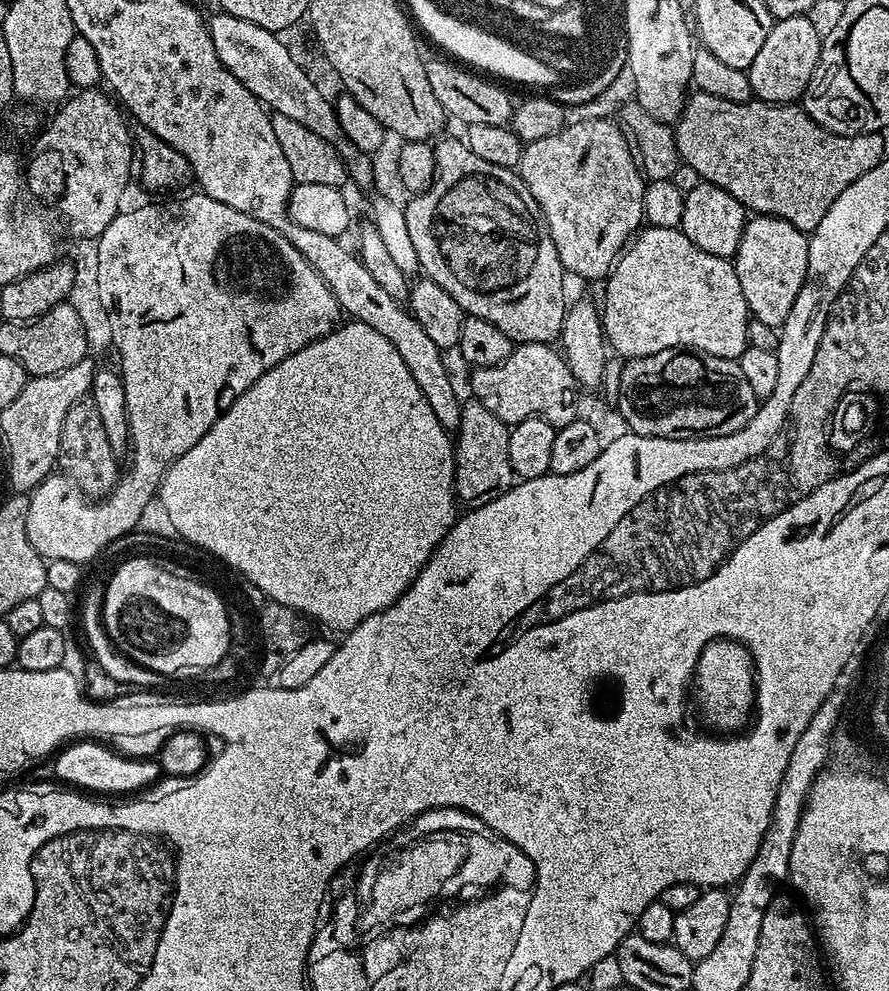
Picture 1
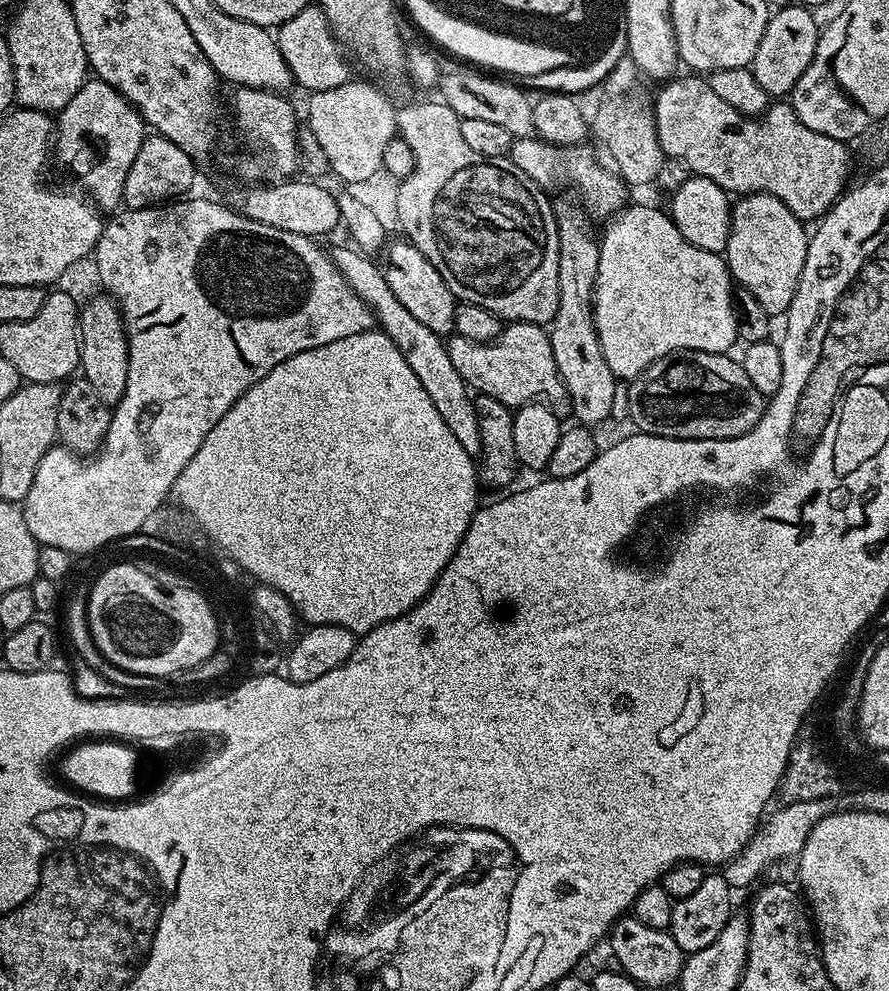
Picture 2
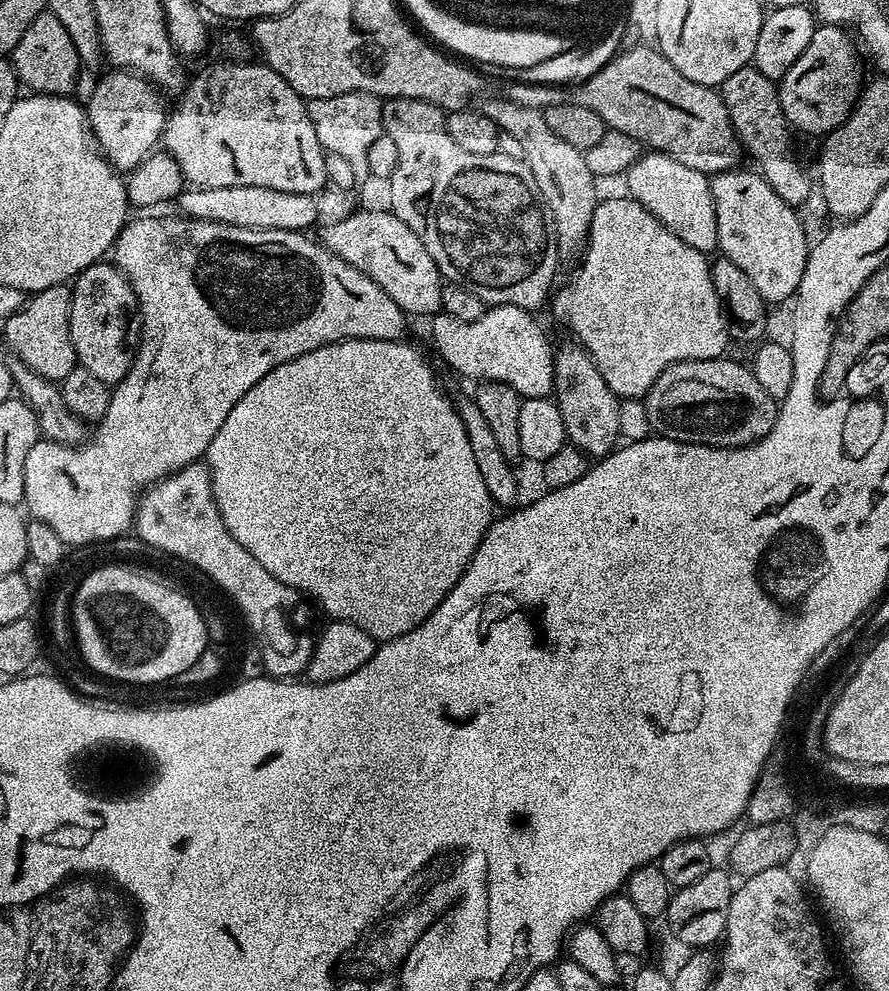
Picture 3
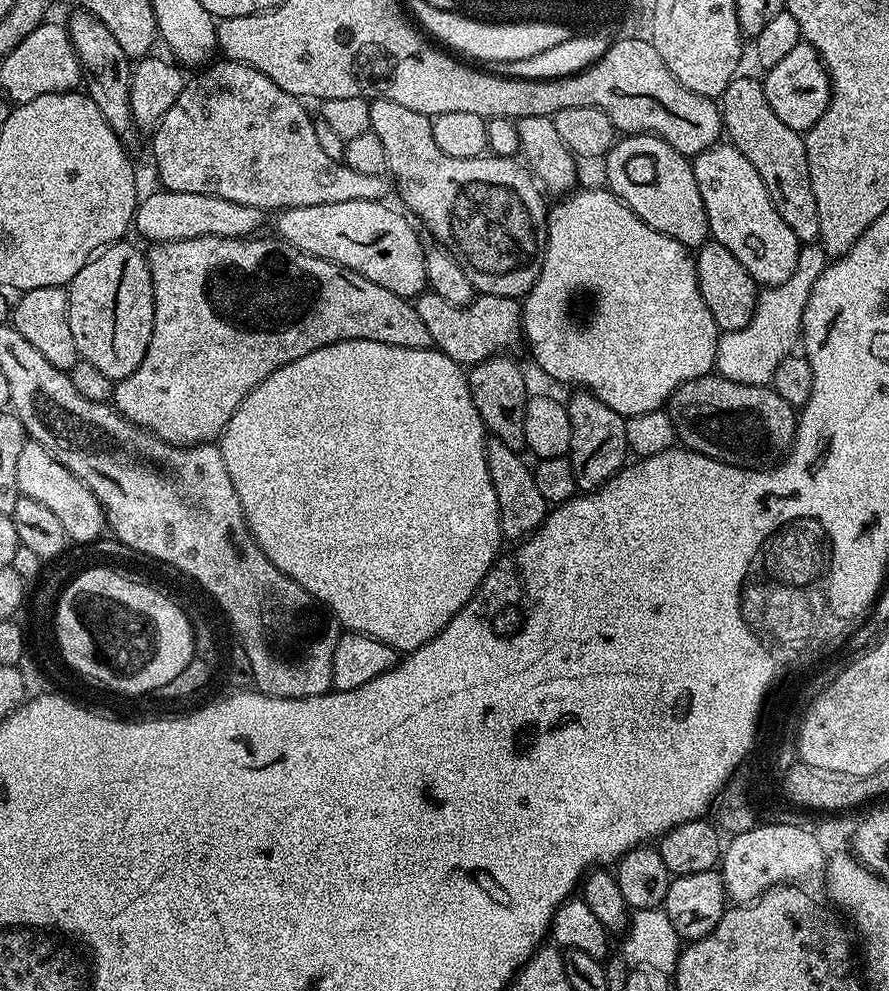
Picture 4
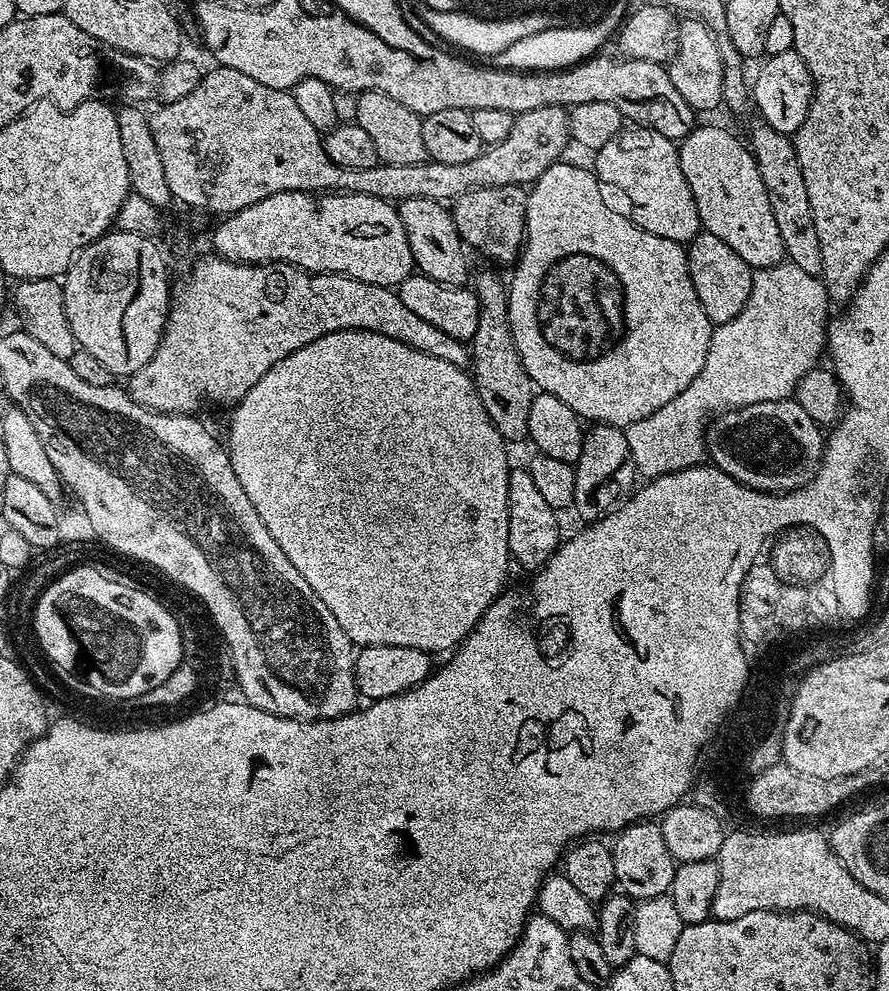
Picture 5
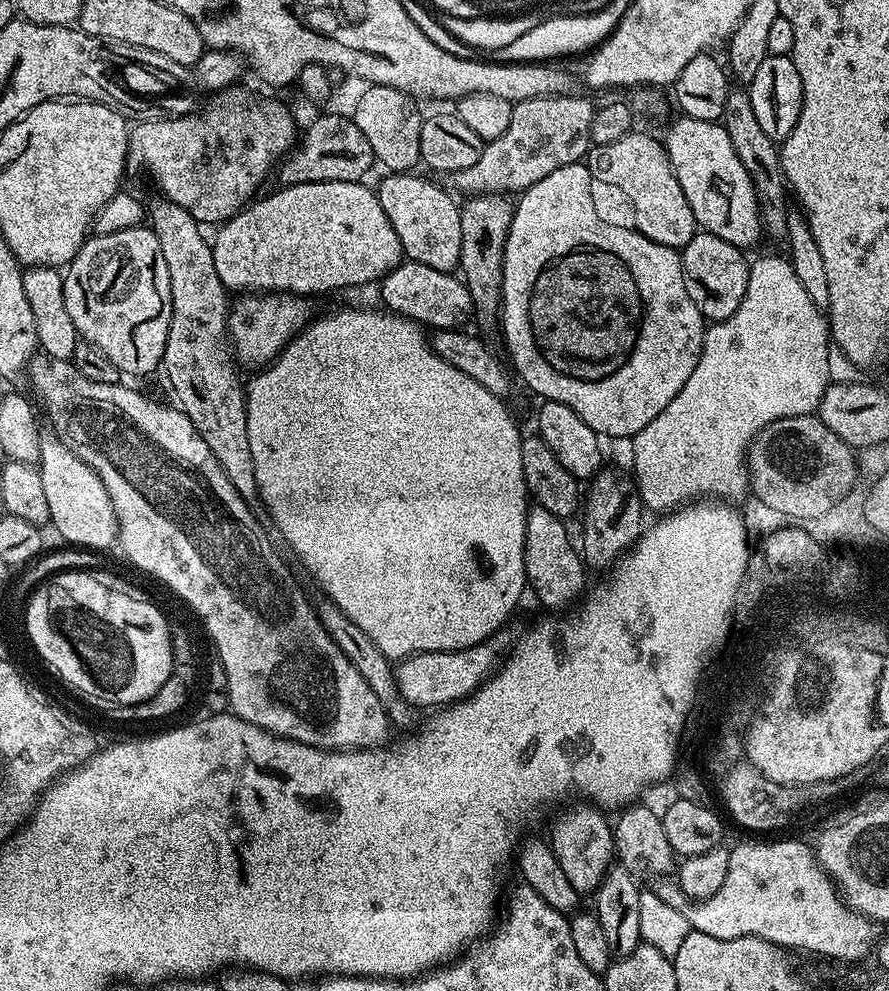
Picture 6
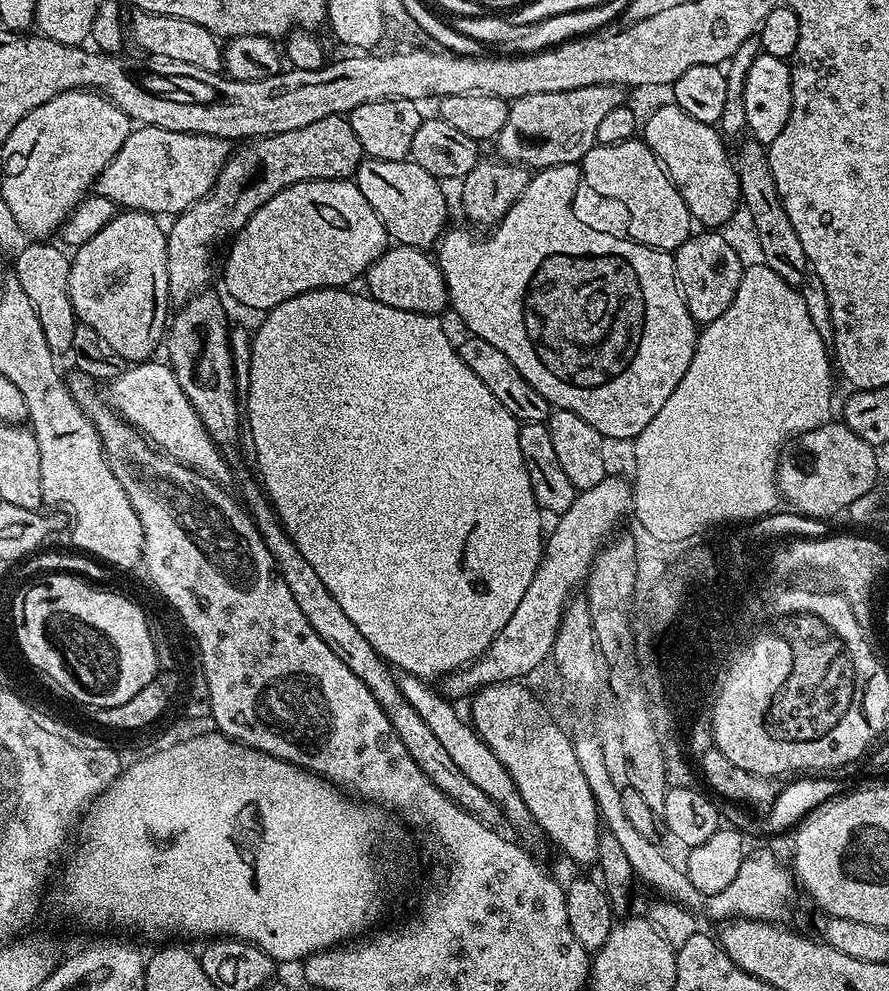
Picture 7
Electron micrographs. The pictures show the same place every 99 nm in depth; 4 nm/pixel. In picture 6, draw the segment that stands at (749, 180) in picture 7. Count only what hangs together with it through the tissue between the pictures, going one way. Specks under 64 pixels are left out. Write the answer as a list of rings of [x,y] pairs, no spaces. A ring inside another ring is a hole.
[[[733,87],[729,91],[722,123],[726,134],[730,134],[730,143],[738,153],[742,166],[746,166],[746,174],[750,174],[750,182],[754,186],[754,194],[760,207],[760,226],[763,235],[787,237],[790,215],[787,200],[790,200],[790,196],[786,189],[784,171],[780,165],[780,149],[777,141],[771,140],[762,130],[758,118],[754,115],[754,108],[750,106],[747,91],[743,87]]]

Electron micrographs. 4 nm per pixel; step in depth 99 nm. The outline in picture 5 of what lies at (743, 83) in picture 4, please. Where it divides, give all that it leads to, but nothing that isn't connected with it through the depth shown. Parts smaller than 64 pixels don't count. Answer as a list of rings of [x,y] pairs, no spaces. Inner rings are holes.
[[[757,122],[746,143],[756,159],[766,194],[770,194],[770,210],[778,222],[778,234],[782,234],[784,255],[794,266],[802,266],[806,274],[822,273],[822,246],[818,246],[818,230],[814,230],[814,210],[810,210],[810,198],[806,195],[806,182],[798,166],[796,145],[791,135],[774,130],[769,124]]]

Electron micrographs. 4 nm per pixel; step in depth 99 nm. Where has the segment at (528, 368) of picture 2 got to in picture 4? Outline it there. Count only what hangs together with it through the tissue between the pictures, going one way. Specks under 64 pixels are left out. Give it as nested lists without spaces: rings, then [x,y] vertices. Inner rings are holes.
[[[425,290],[415,297],[418,318],[430,330],[433,345],[461,366],[481,364],[493,354],[503,353],[522,336],[520,314],[522,304],[511,296],[477,295],[466,305],[446,302],[446,298]]]

